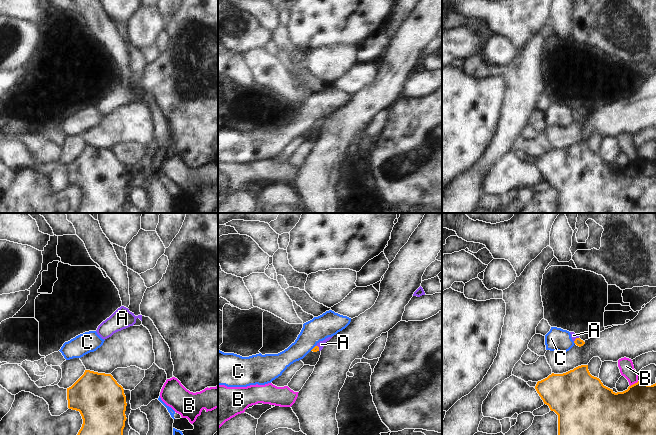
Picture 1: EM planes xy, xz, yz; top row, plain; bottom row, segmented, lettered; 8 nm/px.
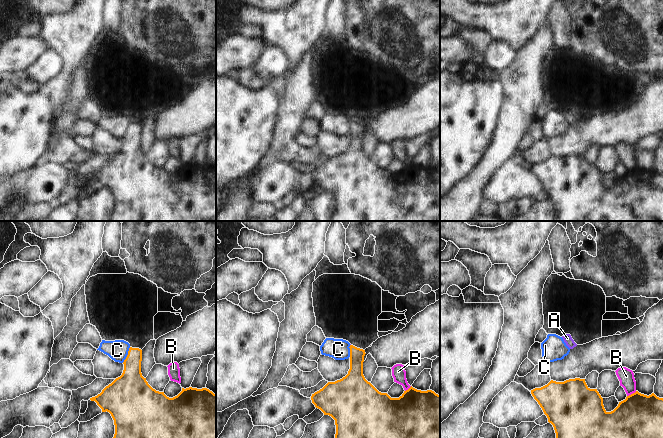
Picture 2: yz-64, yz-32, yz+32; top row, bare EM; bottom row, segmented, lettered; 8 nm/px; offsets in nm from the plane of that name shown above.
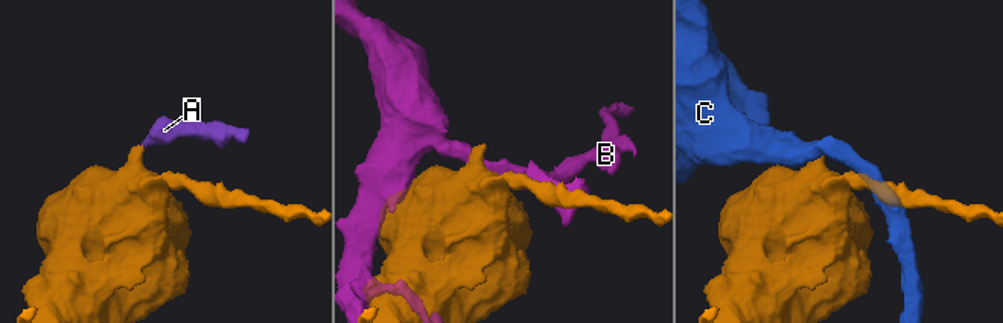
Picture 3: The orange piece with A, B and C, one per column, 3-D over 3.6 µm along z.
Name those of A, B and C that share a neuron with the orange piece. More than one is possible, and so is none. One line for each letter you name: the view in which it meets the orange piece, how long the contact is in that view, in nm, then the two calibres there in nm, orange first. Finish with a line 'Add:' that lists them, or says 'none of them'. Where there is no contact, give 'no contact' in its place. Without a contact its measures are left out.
A: meets orange in xz; contact 50 nm long; 50 nm thick on the orange side, 50 nm on the other
Add: A

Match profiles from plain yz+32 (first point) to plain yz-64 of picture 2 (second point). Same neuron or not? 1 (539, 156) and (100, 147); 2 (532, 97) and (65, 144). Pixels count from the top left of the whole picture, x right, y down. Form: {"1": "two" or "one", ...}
{"1": "two", "2": "two"}

